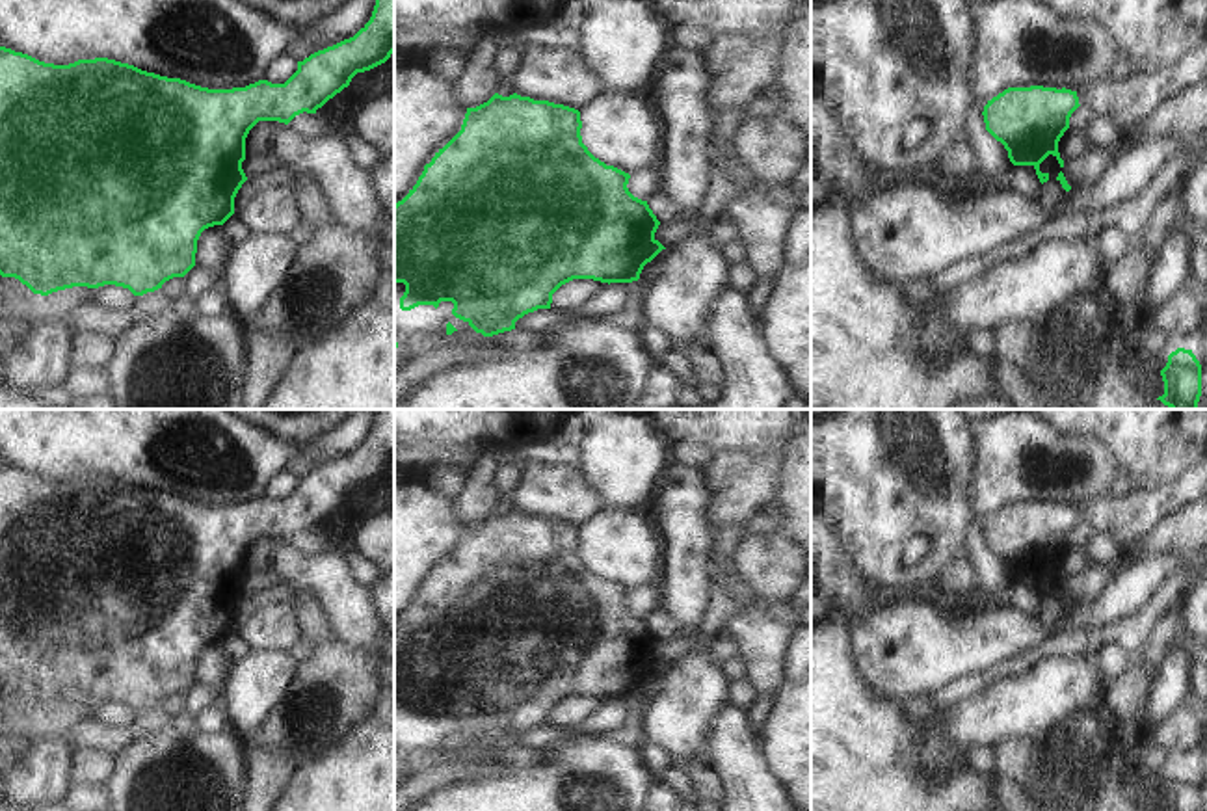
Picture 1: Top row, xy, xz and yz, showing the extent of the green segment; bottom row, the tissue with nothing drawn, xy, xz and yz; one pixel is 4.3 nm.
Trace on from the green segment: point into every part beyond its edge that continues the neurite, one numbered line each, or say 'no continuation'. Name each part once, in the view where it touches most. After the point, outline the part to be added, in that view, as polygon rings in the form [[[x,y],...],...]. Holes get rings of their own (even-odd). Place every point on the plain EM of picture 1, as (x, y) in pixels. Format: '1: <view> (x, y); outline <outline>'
no continuation

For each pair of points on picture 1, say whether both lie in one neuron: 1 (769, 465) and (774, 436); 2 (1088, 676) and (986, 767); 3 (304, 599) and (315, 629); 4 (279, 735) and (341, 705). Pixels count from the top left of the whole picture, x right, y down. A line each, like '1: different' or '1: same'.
1: different
2: different
3: same
4: same

